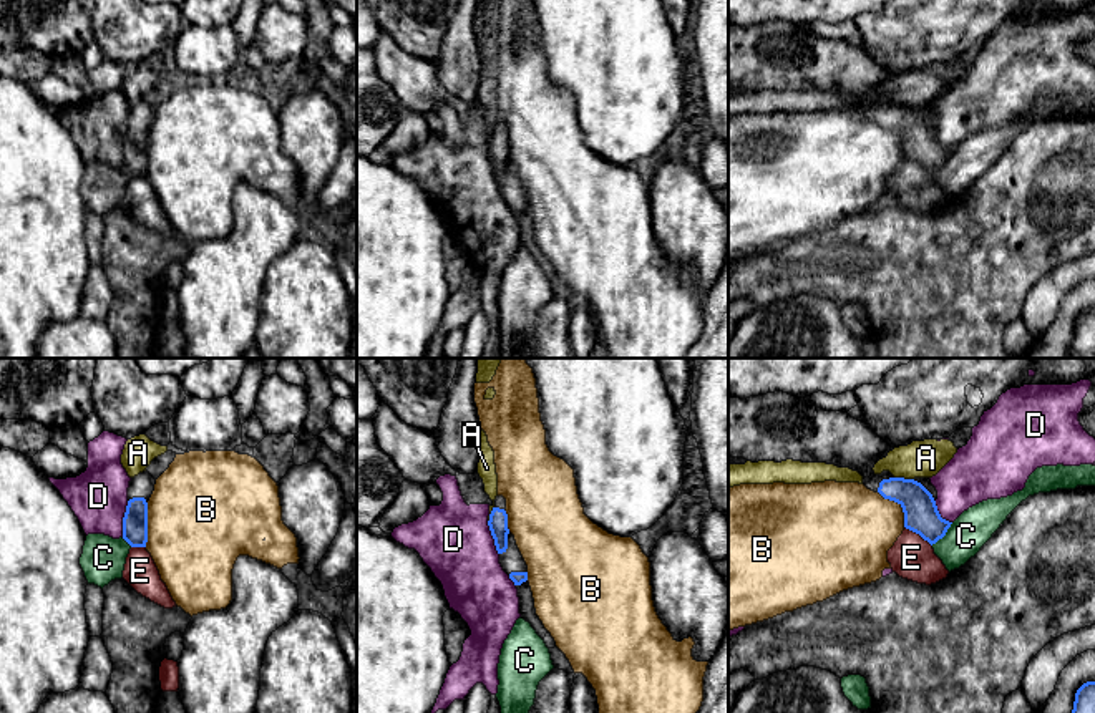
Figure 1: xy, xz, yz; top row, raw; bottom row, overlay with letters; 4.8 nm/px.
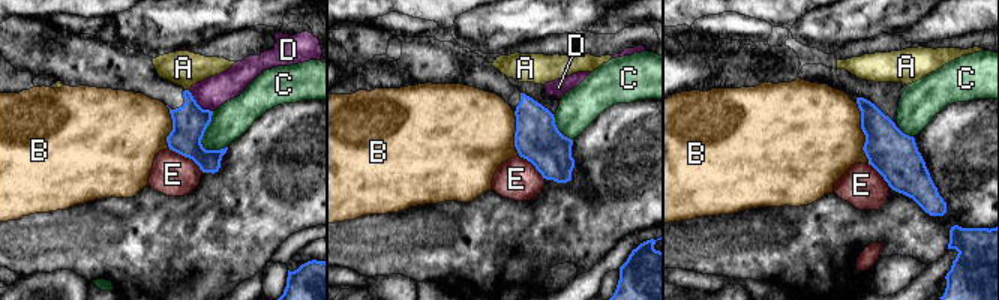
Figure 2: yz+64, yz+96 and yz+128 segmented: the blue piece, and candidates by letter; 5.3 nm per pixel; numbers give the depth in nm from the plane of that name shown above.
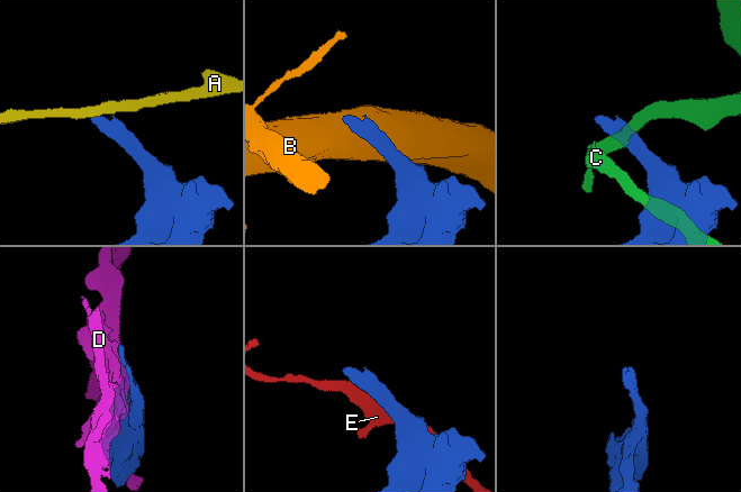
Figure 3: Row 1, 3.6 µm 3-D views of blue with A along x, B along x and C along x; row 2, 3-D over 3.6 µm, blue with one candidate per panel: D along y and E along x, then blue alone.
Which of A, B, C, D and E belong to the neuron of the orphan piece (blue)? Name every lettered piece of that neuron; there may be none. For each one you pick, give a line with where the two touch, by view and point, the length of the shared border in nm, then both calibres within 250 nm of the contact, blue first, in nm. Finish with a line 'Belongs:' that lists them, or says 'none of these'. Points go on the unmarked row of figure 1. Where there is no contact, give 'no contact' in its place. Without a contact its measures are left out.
Belongs: none of these

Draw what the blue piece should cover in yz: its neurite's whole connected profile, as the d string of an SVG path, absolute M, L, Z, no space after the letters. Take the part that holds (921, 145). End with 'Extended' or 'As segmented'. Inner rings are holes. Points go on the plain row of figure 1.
M783 20L747 28L728 25L728 85L752 91L826 91L858 99L868 118L903 136L904 156L932 174L952 151L941 146L929 106L904 108L873 99L893 78L864 50L816 36L808 27Z. Extended

